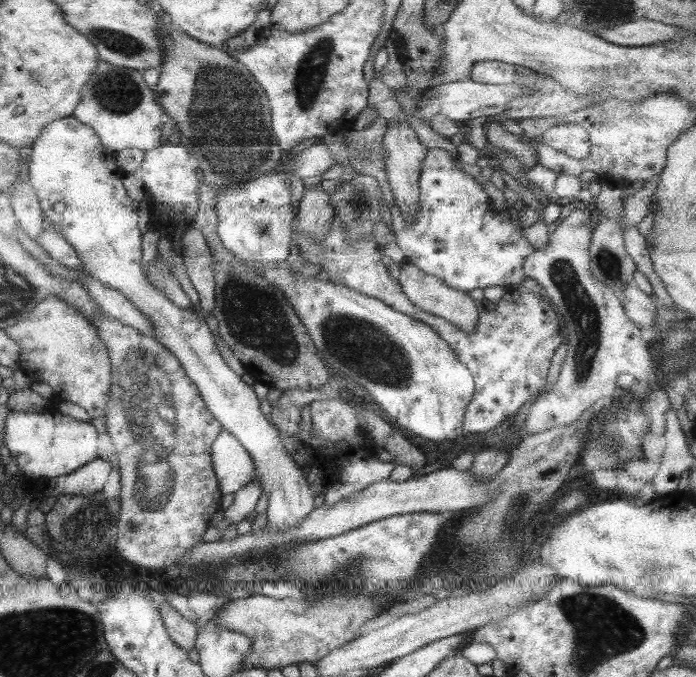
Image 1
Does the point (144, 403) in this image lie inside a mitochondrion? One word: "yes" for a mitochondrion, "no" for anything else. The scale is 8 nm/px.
yes

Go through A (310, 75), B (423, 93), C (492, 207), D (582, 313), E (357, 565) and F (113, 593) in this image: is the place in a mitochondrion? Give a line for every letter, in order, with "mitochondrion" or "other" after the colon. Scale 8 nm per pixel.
A: mitochondrion
B: other
C: other
D: mitochondrion
E: mitochondrion
F: other

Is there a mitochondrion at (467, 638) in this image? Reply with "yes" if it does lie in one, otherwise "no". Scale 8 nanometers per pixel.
no

